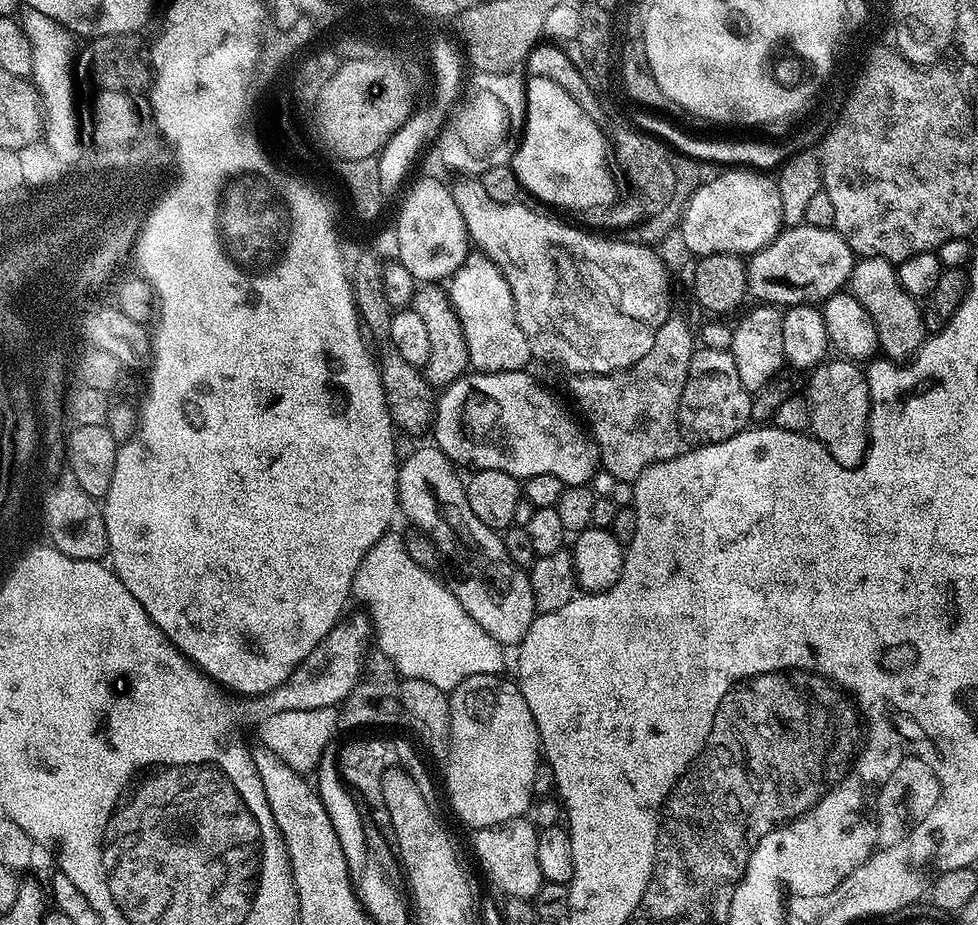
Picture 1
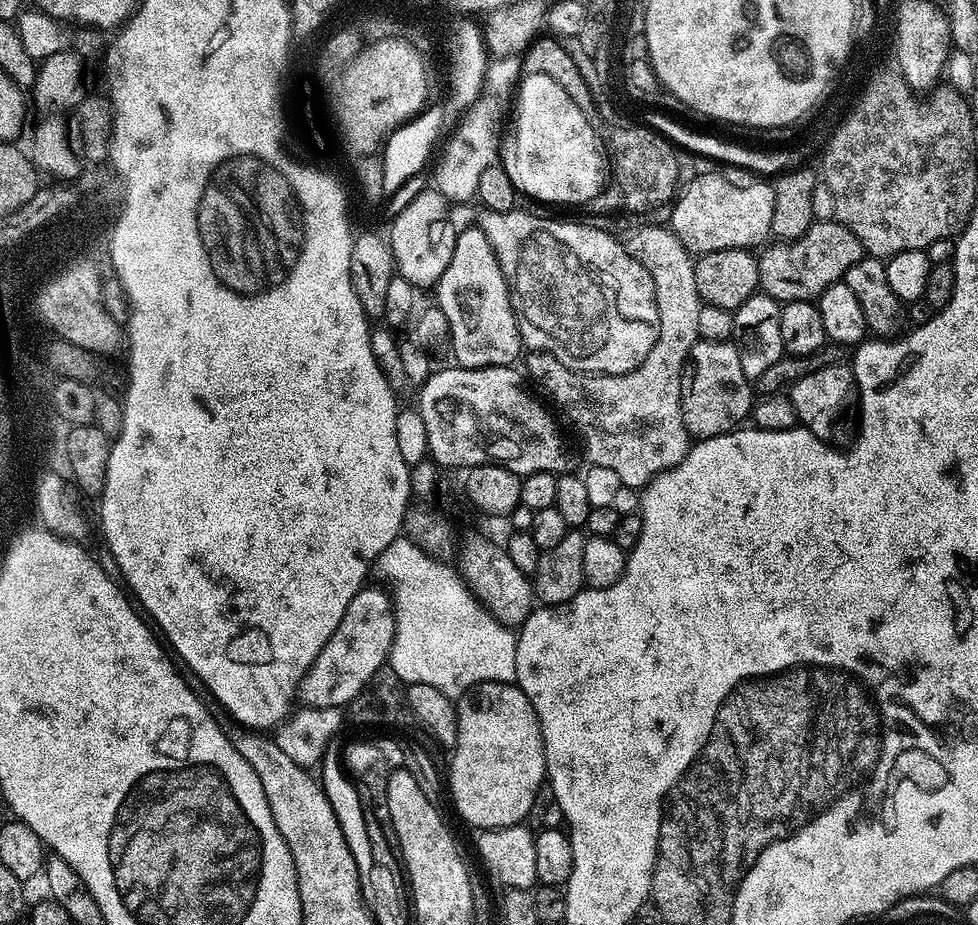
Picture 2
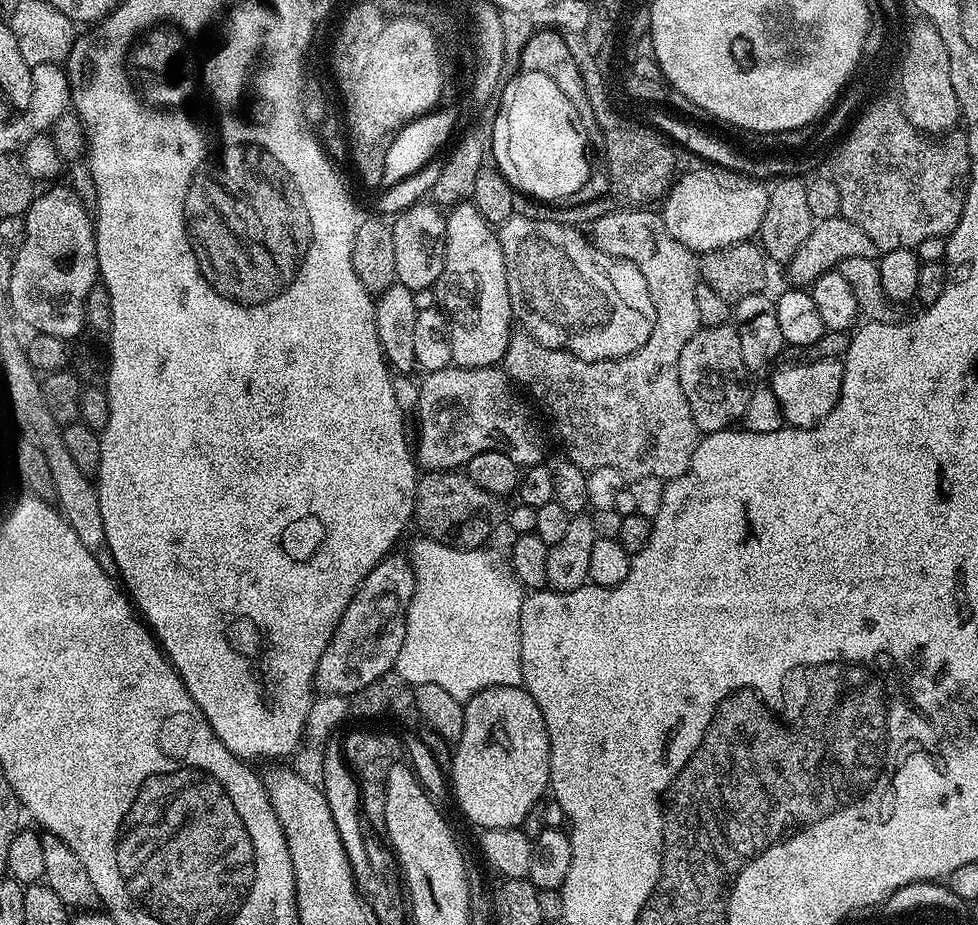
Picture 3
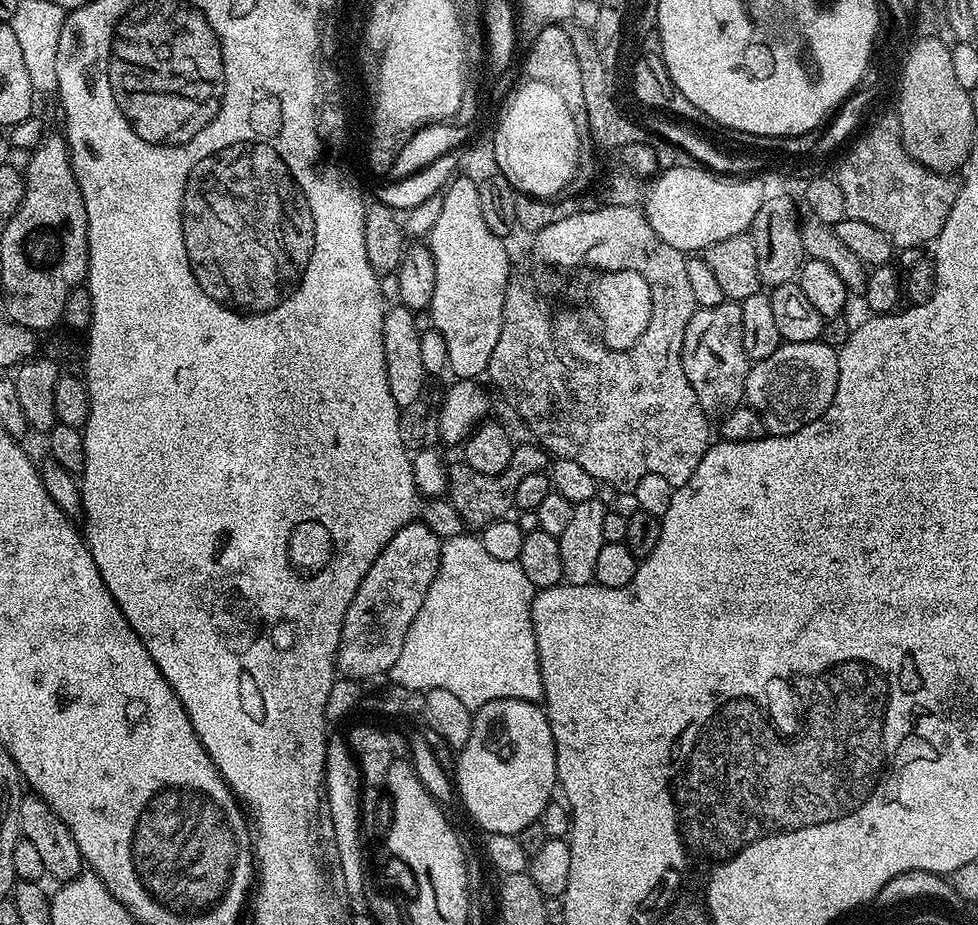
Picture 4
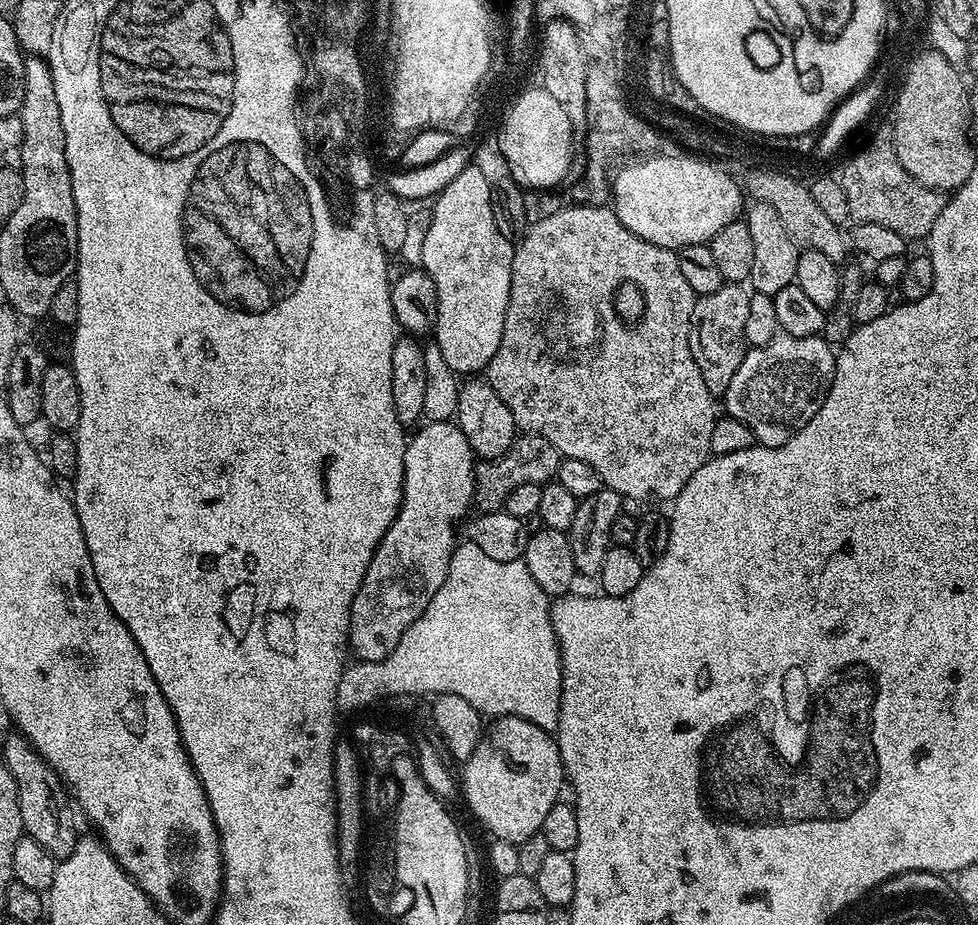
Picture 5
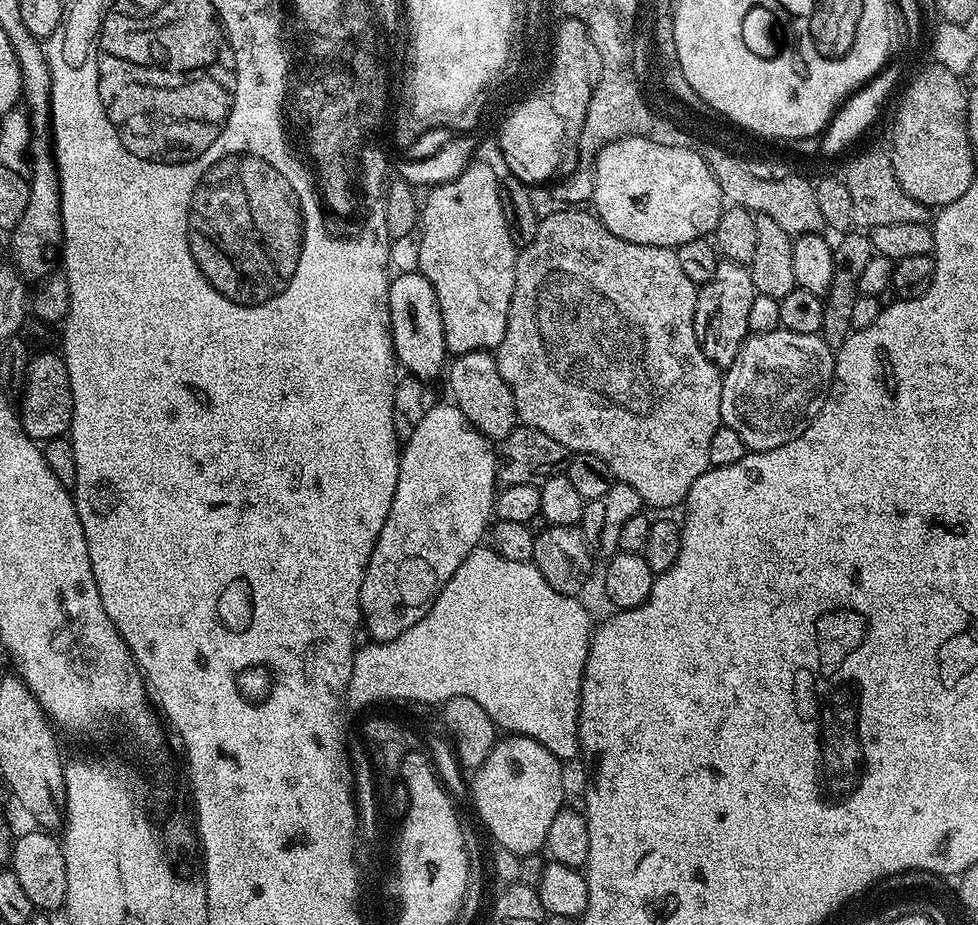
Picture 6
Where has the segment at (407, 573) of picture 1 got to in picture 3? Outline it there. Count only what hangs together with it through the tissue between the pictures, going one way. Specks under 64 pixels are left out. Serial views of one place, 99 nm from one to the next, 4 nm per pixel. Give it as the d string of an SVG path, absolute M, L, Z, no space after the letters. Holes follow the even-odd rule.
M431 538L416 540L412 544L412 549L406 552L409 560L412 561L412 568L416 571L416 585L412 601L408 607L408 617L406 618L406 638L402 642L402 650L396 659L395 671L400 677L410 685L433 684L442 686L442 690L454 694L461 702L468 700L475 692L486 690L490 686L517 686L522 681L522 658L520 657L520 611L524 605L525 589L519 580L512 574L511 567L504 564L496 556L491 556L487 547L479 548L455 548L446 546L442 542Z

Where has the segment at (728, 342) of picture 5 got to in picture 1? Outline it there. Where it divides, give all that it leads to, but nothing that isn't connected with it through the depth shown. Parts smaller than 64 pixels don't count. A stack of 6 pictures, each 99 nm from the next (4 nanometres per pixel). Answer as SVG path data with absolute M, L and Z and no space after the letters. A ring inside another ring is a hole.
M697 347L690 358L690 370L686 374L686 386L682 386L682 398L678 406L676 419L680 425L680 431L688 436L697 445L717 444L726 438L734 438L734 434L743 432L749 427L752 420L752 393L748 392L738 378L738 370L734 366L734 358L731 351L710 350Z

